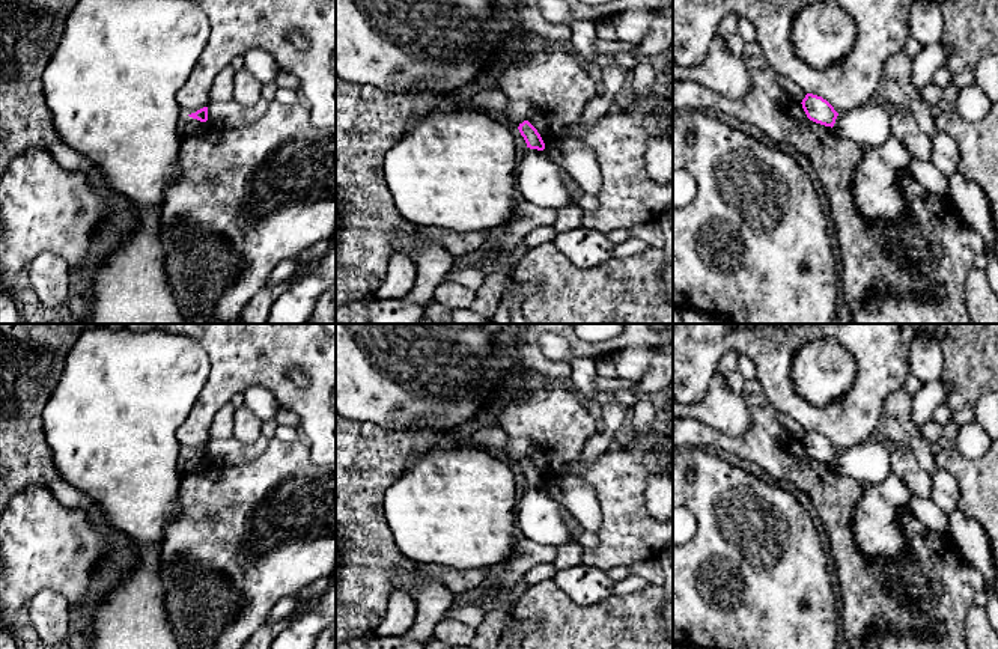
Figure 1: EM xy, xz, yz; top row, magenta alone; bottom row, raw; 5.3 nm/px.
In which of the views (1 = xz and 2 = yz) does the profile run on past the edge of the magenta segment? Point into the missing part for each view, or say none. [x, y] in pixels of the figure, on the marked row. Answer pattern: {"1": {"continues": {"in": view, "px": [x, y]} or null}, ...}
{"1": {"continues": null}, "2": {"continues": null}}

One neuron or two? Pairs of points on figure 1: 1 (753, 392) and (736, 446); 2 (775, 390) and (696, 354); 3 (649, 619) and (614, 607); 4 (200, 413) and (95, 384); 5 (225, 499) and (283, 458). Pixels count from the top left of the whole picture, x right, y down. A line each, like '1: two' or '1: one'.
1: one
2: one
3: one
4: two
5: one

